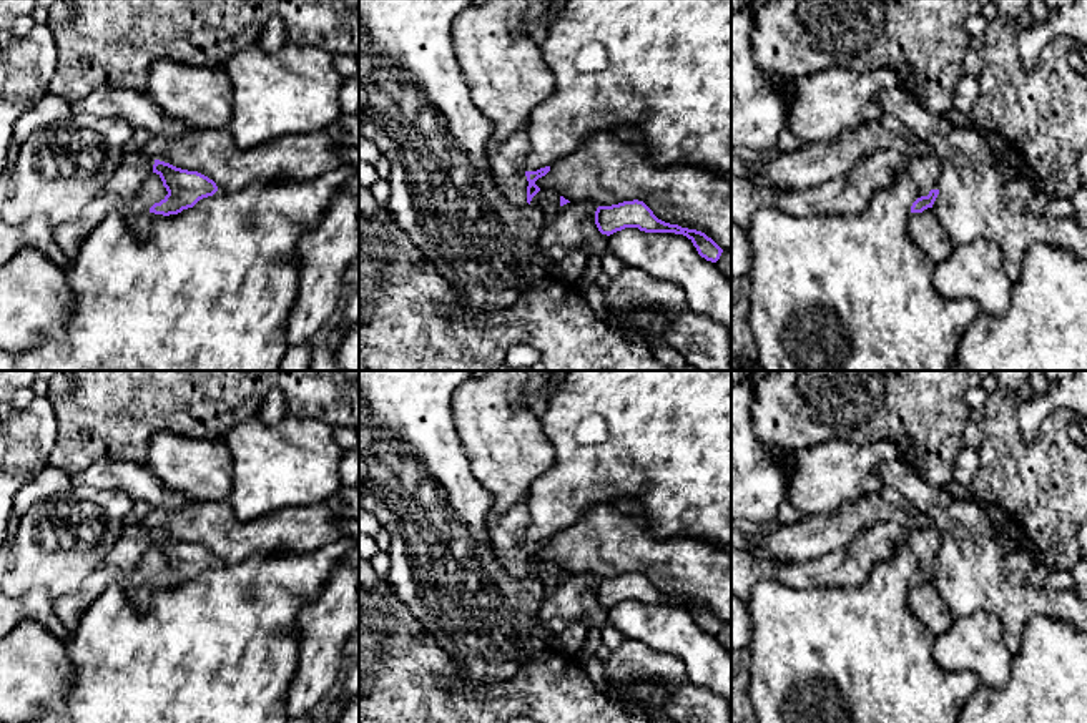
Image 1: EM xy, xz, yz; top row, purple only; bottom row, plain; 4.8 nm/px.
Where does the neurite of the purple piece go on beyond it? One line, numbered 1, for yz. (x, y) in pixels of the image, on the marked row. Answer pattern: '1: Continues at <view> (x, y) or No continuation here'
1: Continues at yz (846, 195)

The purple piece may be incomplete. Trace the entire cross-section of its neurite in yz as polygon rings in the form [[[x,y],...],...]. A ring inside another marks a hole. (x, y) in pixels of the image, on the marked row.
[[[881,150],[863,160],[849,173],[809,189],[758,188],[753,181],[731,175],[731,221],[748,233],[753,214],[763,206],[794,216],[859,214],[868,208],[876,191],[894,183],[899,171],[912,180],[919,193],[911,213],[932,208],[939,194],[941,166],[937,158],[903,156],[894,150]]]

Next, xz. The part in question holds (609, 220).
[[[638,199],[612,206],[598,206],[595,211],[595,224],[598,231],[607,236],[625,228],[638,228],[645,233],[683,234],[693,243],[698,254],[711,263],[716,263],[723,253],[723,249],[705,233],[662,221],[643,201]]]

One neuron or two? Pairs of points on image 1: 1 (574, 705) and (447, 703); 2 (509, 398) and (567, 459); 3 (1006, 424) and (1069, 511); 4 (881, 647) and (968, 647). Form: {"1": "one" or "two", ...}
{"1": "one", "2": "two", "3": "one", "4": "two"}

